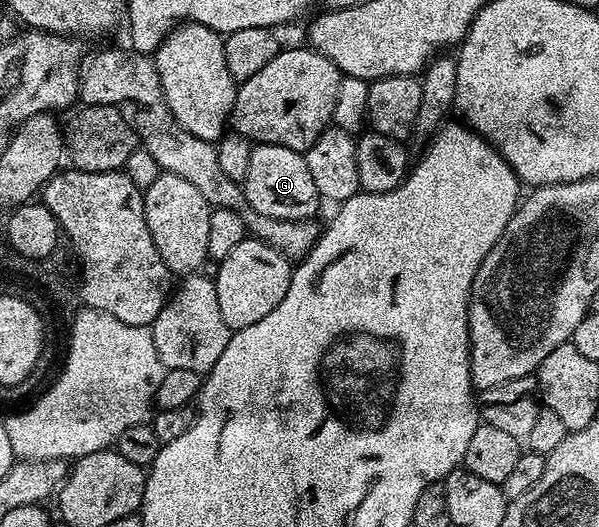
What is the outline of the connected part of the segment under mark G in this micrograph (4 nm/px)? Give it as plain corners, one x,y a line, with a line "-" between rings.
255,144
250,150
248,171
241,187
246,203
260,211
260,215
272,215
272,219
281,221
308,221
319,216
320,198
306,158
288,147

